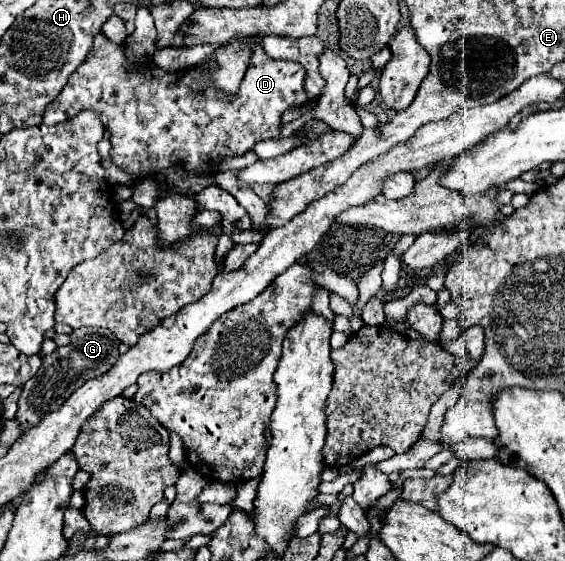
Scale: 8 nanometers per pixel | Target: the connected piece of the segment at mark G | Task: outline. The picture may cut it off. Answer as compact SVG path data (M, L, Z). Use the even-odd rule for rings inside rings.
M80 327L70 335L70 345L58 347L52 355L44 355L42 367L38 373L26 381L22 387L22 395L18 399L18 413L16 421L20 423L20 435L24 435L28 429L36 427L40 419L56 409L88 379L94 379L98 375L104 375L110 371L118 361L118 337L108 329L98 327Z

